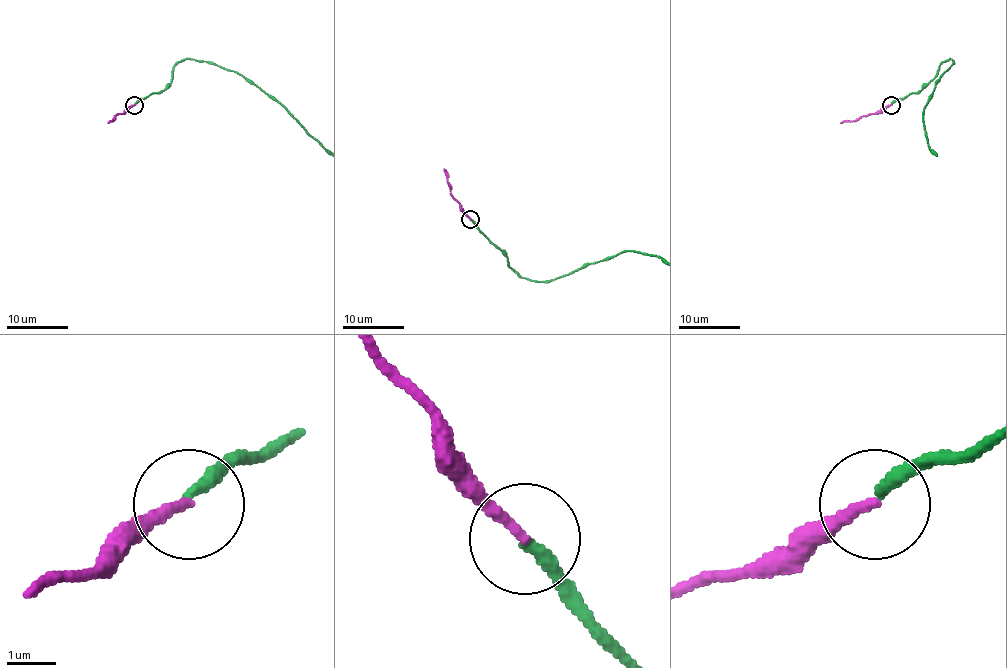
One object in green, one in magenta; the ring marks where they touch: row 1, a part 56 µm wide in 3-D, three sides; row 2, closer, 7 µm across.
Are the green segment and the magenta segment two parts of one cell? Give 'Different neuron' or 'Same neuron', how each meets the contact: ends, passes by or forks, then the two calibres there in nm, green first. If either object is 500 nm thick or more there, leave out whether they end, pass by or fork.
Different neuron. At the ring green ends. At the ring magenta ends. Thickness 280 nm (green) against 220 nm

